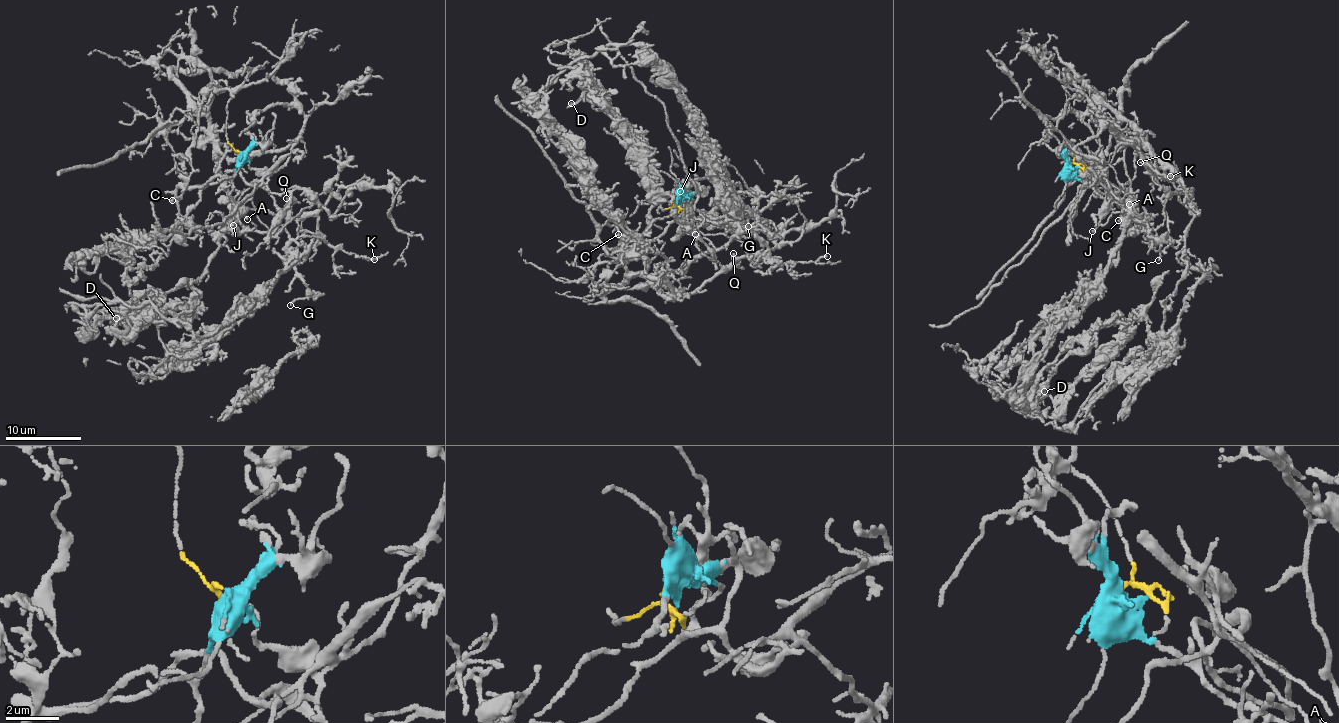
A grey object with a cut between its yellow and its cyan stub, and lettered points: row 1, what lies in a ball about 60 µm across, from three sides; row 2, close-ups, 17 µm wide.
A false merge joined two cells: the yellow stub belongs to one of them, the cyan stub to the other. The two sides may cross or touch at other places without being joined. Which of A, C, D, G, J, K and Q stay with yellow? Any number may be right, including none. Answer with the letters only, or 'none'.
K, Q

